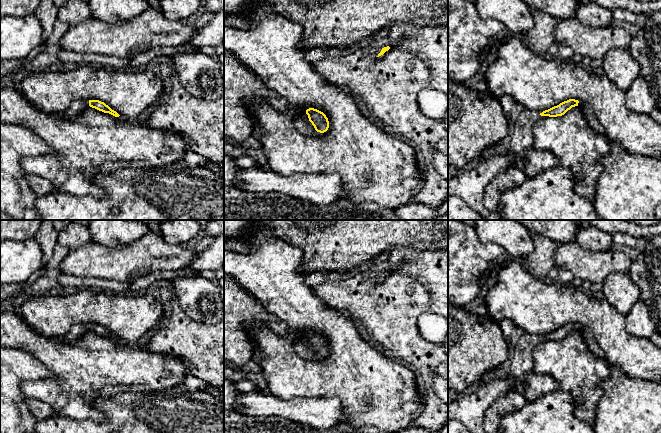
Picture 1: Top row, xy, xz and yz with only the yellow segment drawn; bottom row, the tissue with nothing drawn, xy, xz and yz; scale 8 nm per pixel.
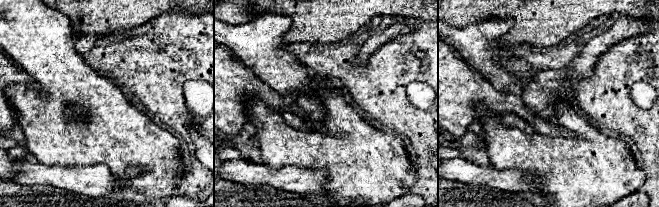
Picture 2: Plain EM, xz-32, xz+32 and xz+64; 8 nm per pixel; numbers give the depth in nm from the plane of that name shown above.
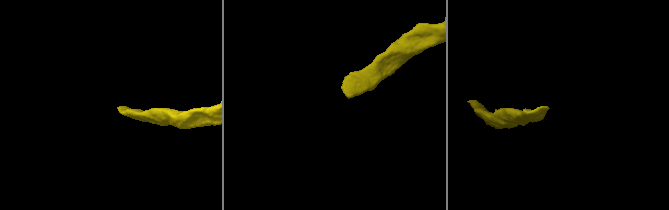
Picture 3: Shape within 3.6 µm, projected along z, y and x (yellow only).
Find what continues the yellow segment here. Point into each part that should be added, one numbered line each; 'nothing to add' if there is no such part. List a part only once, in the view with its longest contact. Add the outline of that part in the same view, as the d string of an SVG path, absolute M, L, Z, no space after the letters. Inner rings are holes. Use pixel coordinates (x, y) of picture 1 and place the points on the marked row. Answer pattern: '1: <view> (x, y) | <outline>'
1: xz (303, 125) | M297 118L295 120L295 126L299 132L305 135L315 135L317 132L312 123L305 118Z

